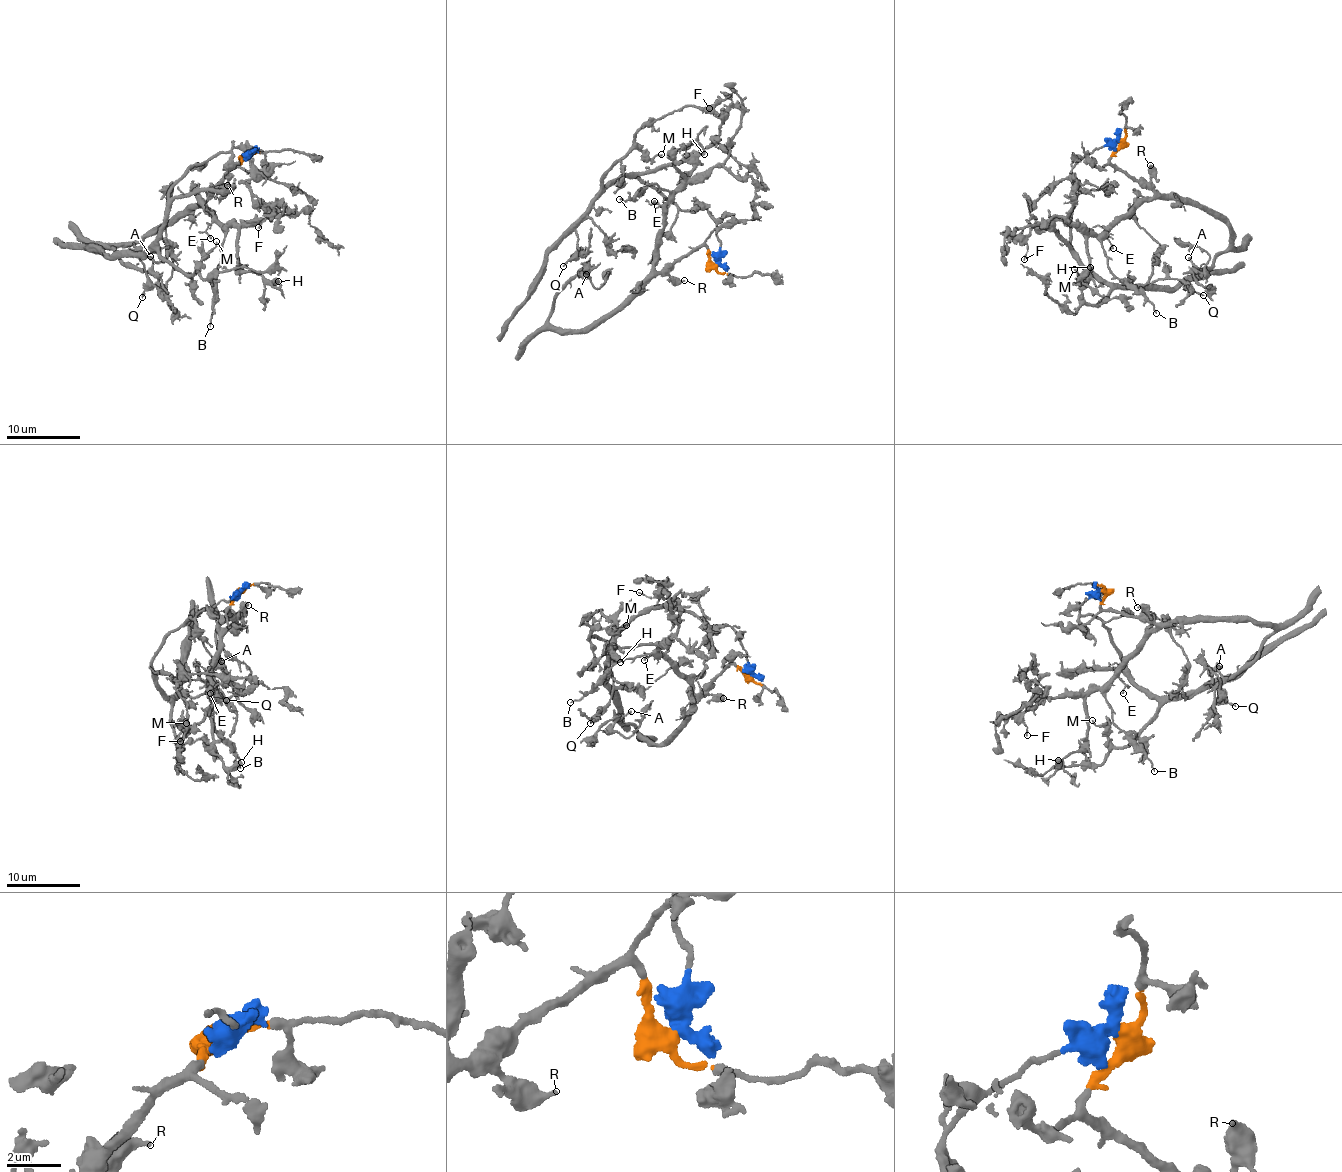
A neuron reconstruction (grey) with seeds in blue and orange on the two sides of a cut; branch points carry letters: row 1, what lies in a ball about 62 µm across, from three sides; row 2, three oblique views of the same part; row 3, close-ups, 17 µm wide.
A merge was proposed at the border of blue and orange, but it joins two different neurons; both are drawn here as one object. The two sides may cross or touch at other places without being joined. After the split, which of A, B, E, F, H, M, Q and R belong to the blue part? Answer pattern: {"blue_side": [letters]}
{"blue_side": ["F", "M", "Q"]}

